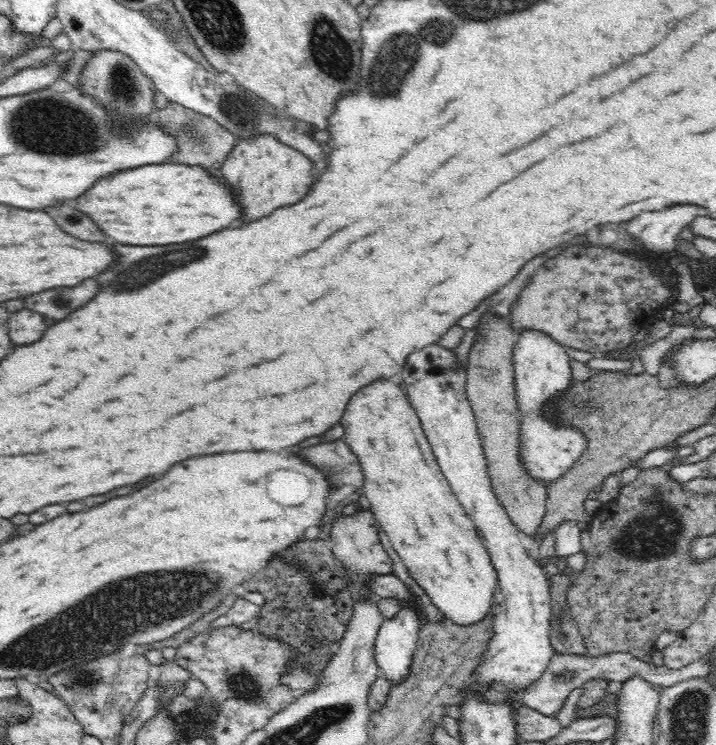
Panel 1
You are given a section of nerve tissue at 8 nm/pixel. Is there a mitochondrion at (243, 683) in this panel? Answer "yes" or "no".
yes

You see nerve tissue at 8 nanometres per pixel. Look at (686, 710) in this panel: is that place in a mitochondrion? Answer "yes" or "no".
yes

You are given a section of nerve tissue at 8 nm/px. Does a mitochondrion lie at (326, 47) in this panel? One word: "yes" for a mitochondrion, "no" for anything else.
yes

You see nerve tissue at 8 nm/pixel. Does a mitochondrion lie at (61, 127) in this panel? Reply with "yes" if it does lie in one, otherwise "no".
yes

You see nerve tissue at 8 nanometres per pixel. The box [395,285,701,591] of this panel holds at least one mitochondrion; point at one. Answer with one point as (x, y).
(645, 544)

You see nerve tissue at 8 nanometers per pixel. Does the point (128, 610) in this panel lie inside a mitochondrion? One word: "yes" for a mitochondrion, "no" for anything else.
yes

